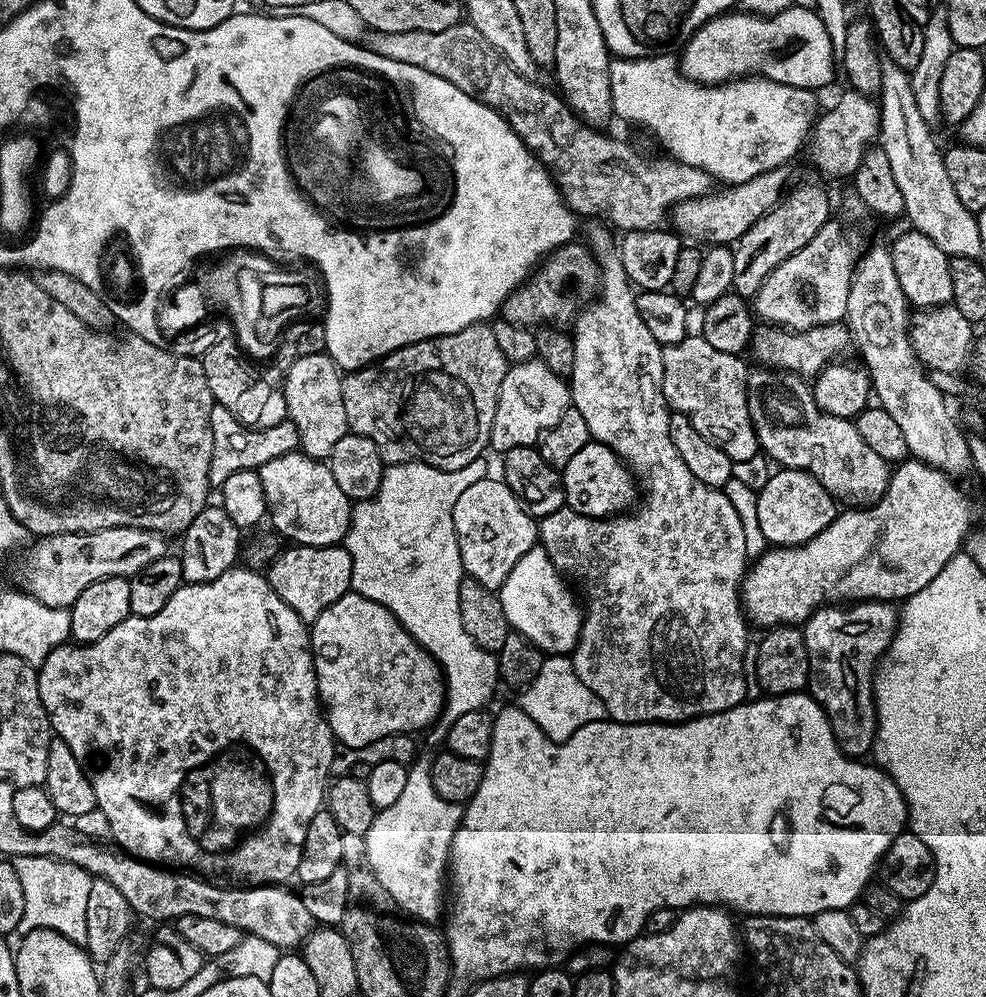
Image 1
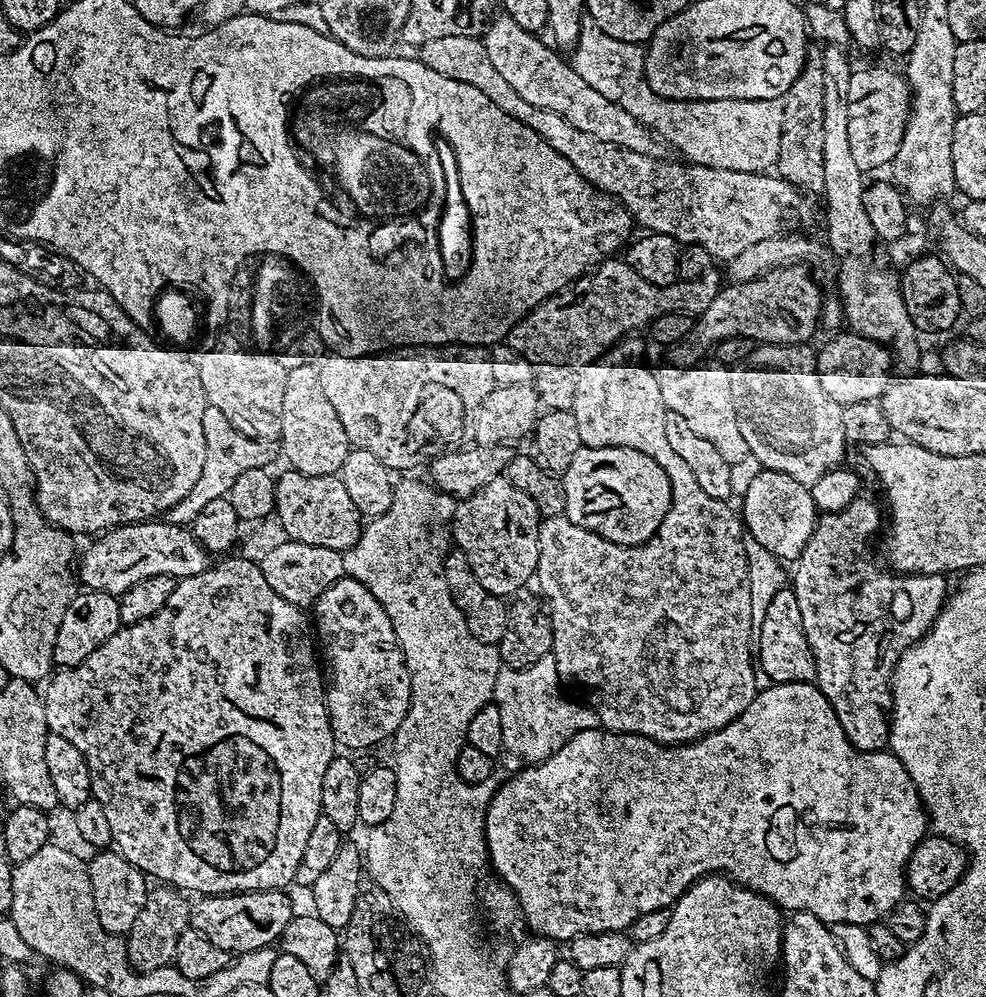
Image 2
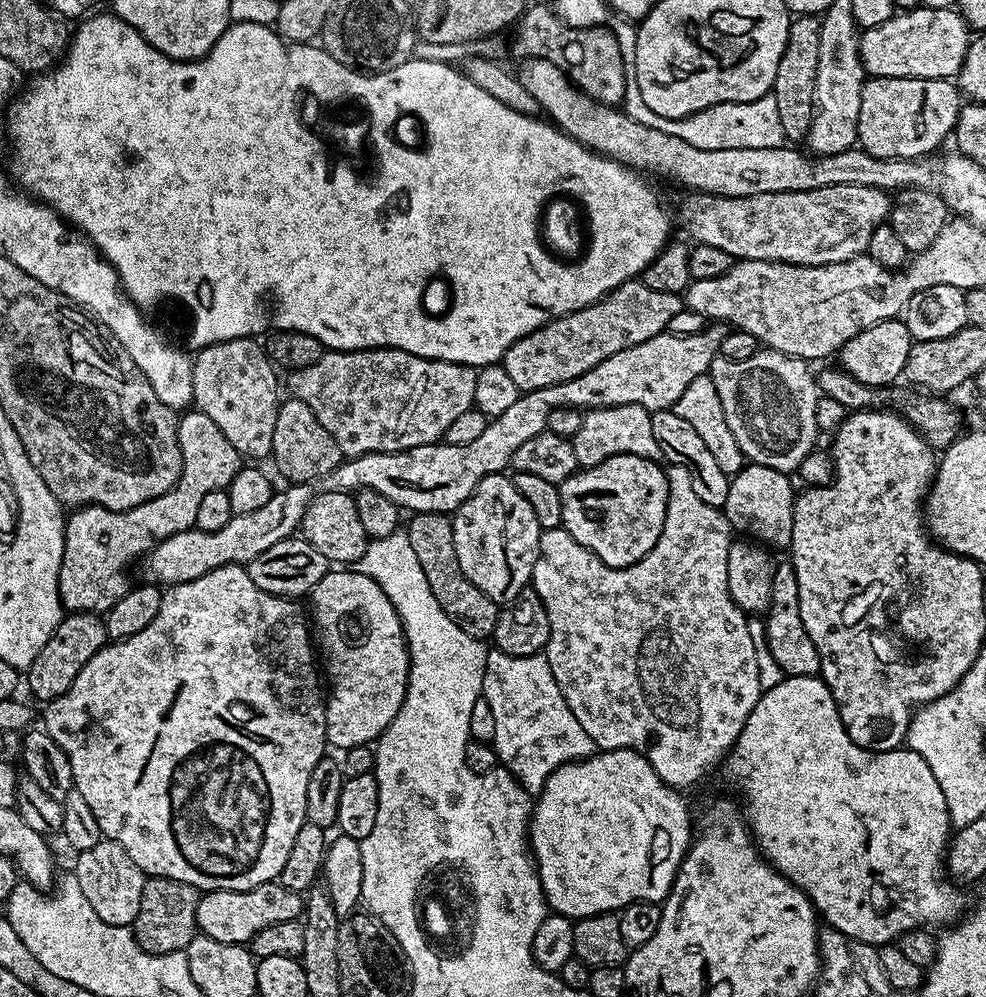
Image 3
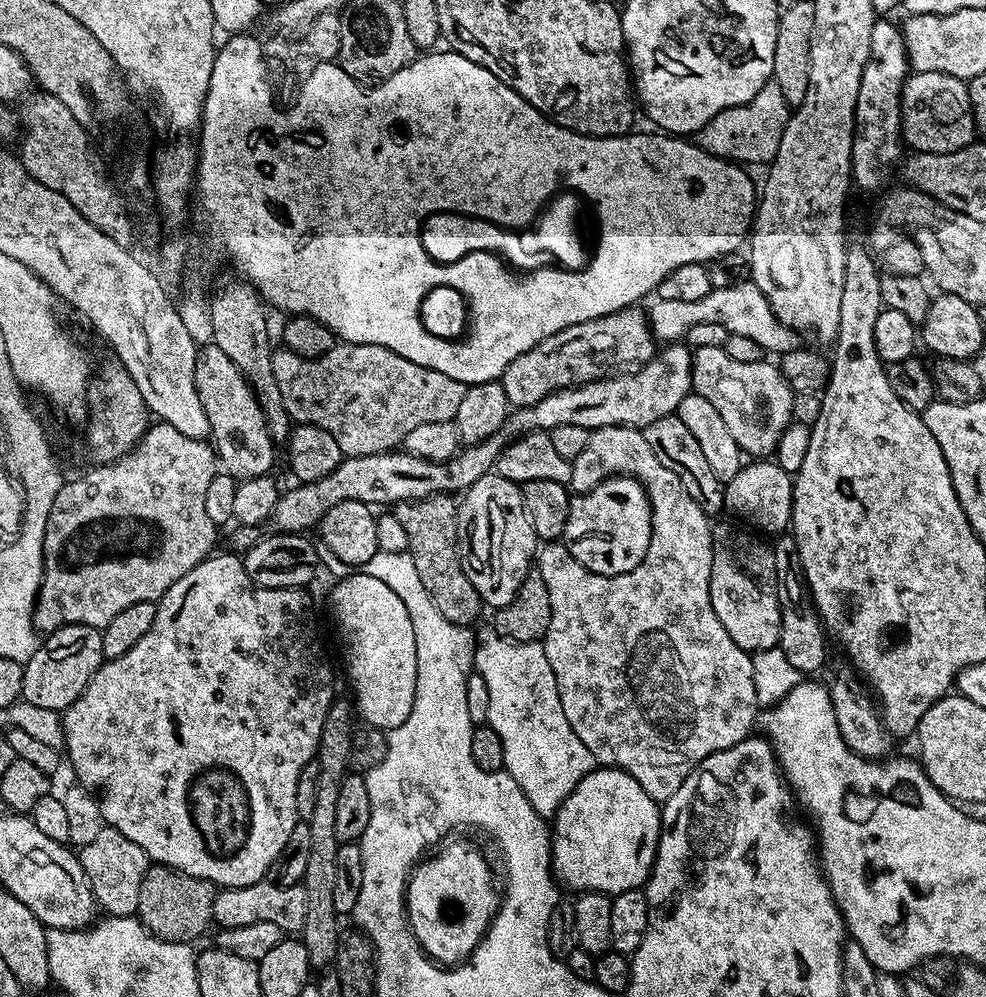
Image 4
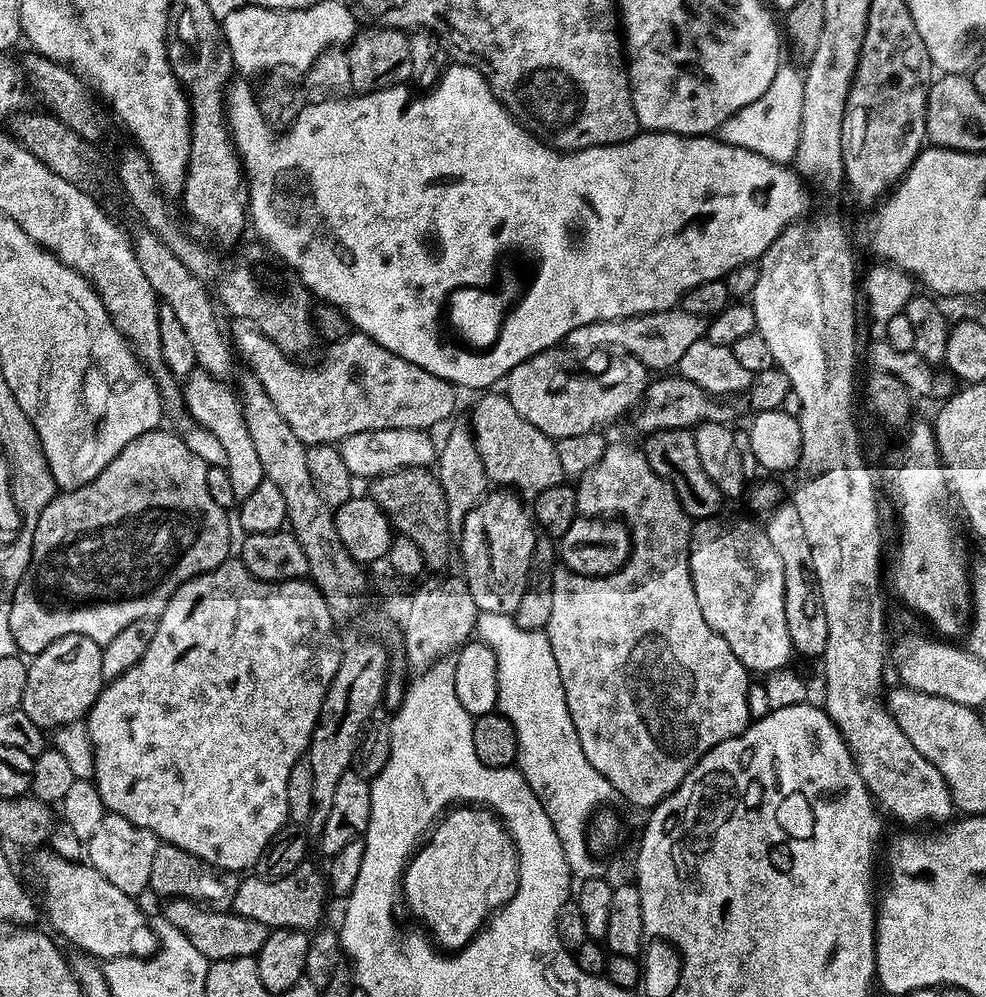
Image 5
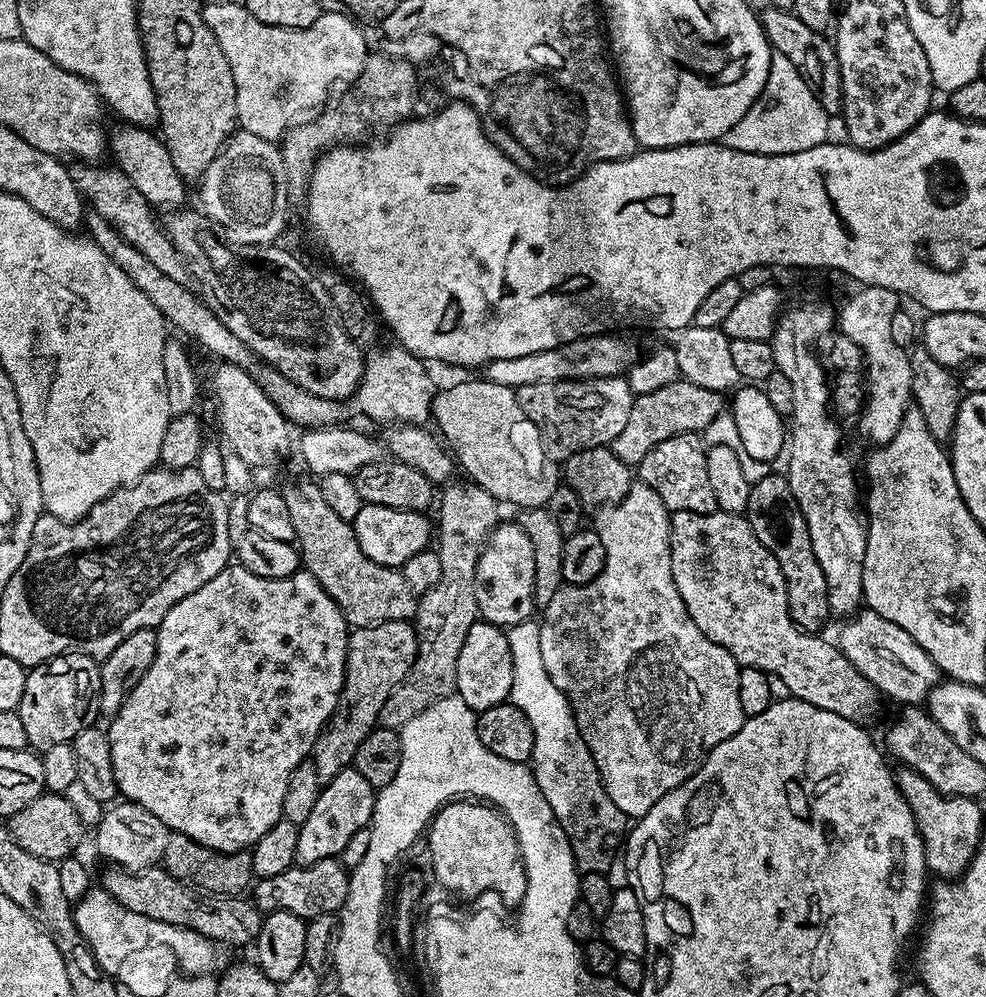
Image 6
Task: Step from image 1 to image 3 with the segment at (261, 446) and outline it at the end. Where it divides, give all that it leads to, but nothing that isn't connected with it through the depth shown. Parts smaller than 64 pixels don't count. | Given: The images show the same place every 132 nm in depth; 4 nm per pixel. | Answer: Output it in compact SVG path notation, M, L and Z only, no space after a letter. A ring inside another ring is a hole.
M188 410L179 417L176 425L176 444L182 450L182 474L176 479L176 487L158 498L150 498L150 502L142 502L142 506L134 506L130 510L106 510L97 504L85 504L83 508L75 509L65 519L65 552L60 563L60 603L69 613L91 612L106 614L126 594L130 587L128 571L132 563L148 555L166 538L174 534L182 534L186 530L196 527L198 509L202 498L210 494L210 490L227 489L228 483L238 474L242 467L242 457L230 442L226 442L226 434L206 418L198 410Z

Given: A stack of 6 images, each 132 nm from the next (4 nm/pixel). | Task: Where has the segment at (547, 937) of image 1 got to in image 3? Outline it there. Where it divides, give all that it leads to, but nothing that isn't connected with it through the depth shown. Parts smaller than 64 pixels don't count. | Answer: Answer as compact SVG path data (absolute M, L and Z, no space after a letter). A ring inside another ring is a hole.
M784 676L769 692L768 689L761 691L760 701L756 703L754 710L750 710L750 718L746 718L746 726L742 726L742 734L738 734L738 738L732 743L732 748L722 761L722 767L725 778L730 783L737 784L744 795L742 811L761 856L790 883L808 895L809 902L827 927L837 928L849 941L861 940L877 946L890 944L899 941L901 934L912 928L933 926L932 924L948 926L961 919L965 911L964 896L959 892L961 889L946 875L946 849L950 839L946 794L942 794L942 786L938 786L934 770L926 766L926 758L922 754L913 752L907 746L889 752L871 752L858 746L850 738L839 716L839 707L820 676ZM609 748L607 750L600 750L593 755L584 757L583 760L573 760L571 764L563 764L558 770L554 770L554 774L550 774L550 778L544 784L543 790L535 797L532 806L532 815L528 821L528 843L530 845L532 859L536 861L536 873L540 875L544 898L548 901L549 909L551 909L555 915L569 916L570 919L575 922L582 918L586 918L587 916L597 916L603 912L610 912L613 914L619 913L620 909L630 906L634 902L654 902L655 904L663 902L665 898L668 897L669 890L672 889L672 883L680 869L680 863L684 861L684 856L688 853L688 849L691 848L694 839L694 816L691 816L691 814L688 813L688 804L680 796L683 795L681 795L677 789L669 786L666 782L662 782L662 778L658 778L658 774L654 772L654 766L650 766L648 759L640 752L636 752L633 748Z

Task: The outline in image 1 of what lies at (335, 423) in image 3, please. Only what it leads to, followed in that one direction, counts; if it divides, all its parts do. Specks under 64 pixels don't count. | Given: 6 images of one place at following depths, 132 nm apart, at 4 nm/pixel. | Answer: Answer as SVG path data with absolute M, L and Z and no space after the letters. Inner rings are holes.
M485 322L482 324L471 324L466 326L466 330L458 330L454 334L445 336L435 336L429 340L419 340L413 344L408 344L405 348L400 348L396 352L391 352L388 356L383 356L379 362L368 365L367 368L357 368L355 372L349 372L341 379L340 393L342 394L342 406L346 410L348 427L357 436L365 436L376 443L380 449L380 458L385 465L407 464L409 460L419 460L421 464L429 464L435 468L441 468L447 472L462 470L470 462L480 460L484 450L489 447L491 423L494 420L495 404L498 402L499 386L502 385L503 378L509 368L510 361L498 350L498 341L494 339L492 324Z

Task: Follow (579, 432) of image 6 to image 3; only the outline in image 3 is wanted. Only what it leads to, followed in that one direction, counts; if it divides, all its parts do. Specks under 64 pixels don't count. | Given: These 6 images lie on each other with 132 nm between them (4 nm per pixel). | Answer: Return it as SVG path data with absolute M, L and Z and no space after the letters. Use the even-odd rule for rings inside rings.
M638 278L627 280L598 302L582 310L567 312L557 320L518 338L518 342L506 350L502 363L506 374L510 374L514 386L518 386L521 393L570 382L570 378L578 378L578 374L594 370L594 366L610 358L610 354L638 346L638 342L646 342L646 338L654 338L665 331L670 318L674 318L674 314L683 308L684 301L679 295L650 290Z

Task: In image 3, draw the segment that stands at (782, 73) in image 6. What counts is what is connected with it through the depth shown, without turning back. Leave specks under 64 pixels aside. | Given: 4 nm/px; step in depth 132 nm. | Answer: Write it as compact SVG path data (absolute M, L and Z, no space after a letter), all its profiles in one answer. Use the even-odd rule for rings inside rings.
M629 78L626 82L623 111L630 118L642 122L646 126L654 126L654 130L662 130L666 134L674 134L674 138L682 138L682 142L690 142L690 146L698 146L698 150L726 150L727 148L778 148L785 143L782 130L782 118L778 118L778 102L772 95L758 98L754 102L738 102L737 104L711 104L706 110L695 112L681 120L662 118L642 102L642 90L638 90L638 82Z

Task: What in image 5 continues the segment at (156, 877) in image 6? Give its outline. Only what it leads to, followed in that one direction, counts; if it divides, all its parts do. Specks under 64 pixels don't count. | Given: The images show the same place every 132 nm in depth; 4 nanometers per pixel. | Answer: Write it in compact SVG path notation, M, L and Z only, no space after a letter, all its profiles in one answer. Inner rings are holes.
M168 900L162 909L162 915L170 926L182 930L190 943L198 949L208 961L229 960L230 958L256 957L262 950L262 942L266 942L269 929L262 922L254 922L254 918L242 918L237 912L213 912L192 900Z

